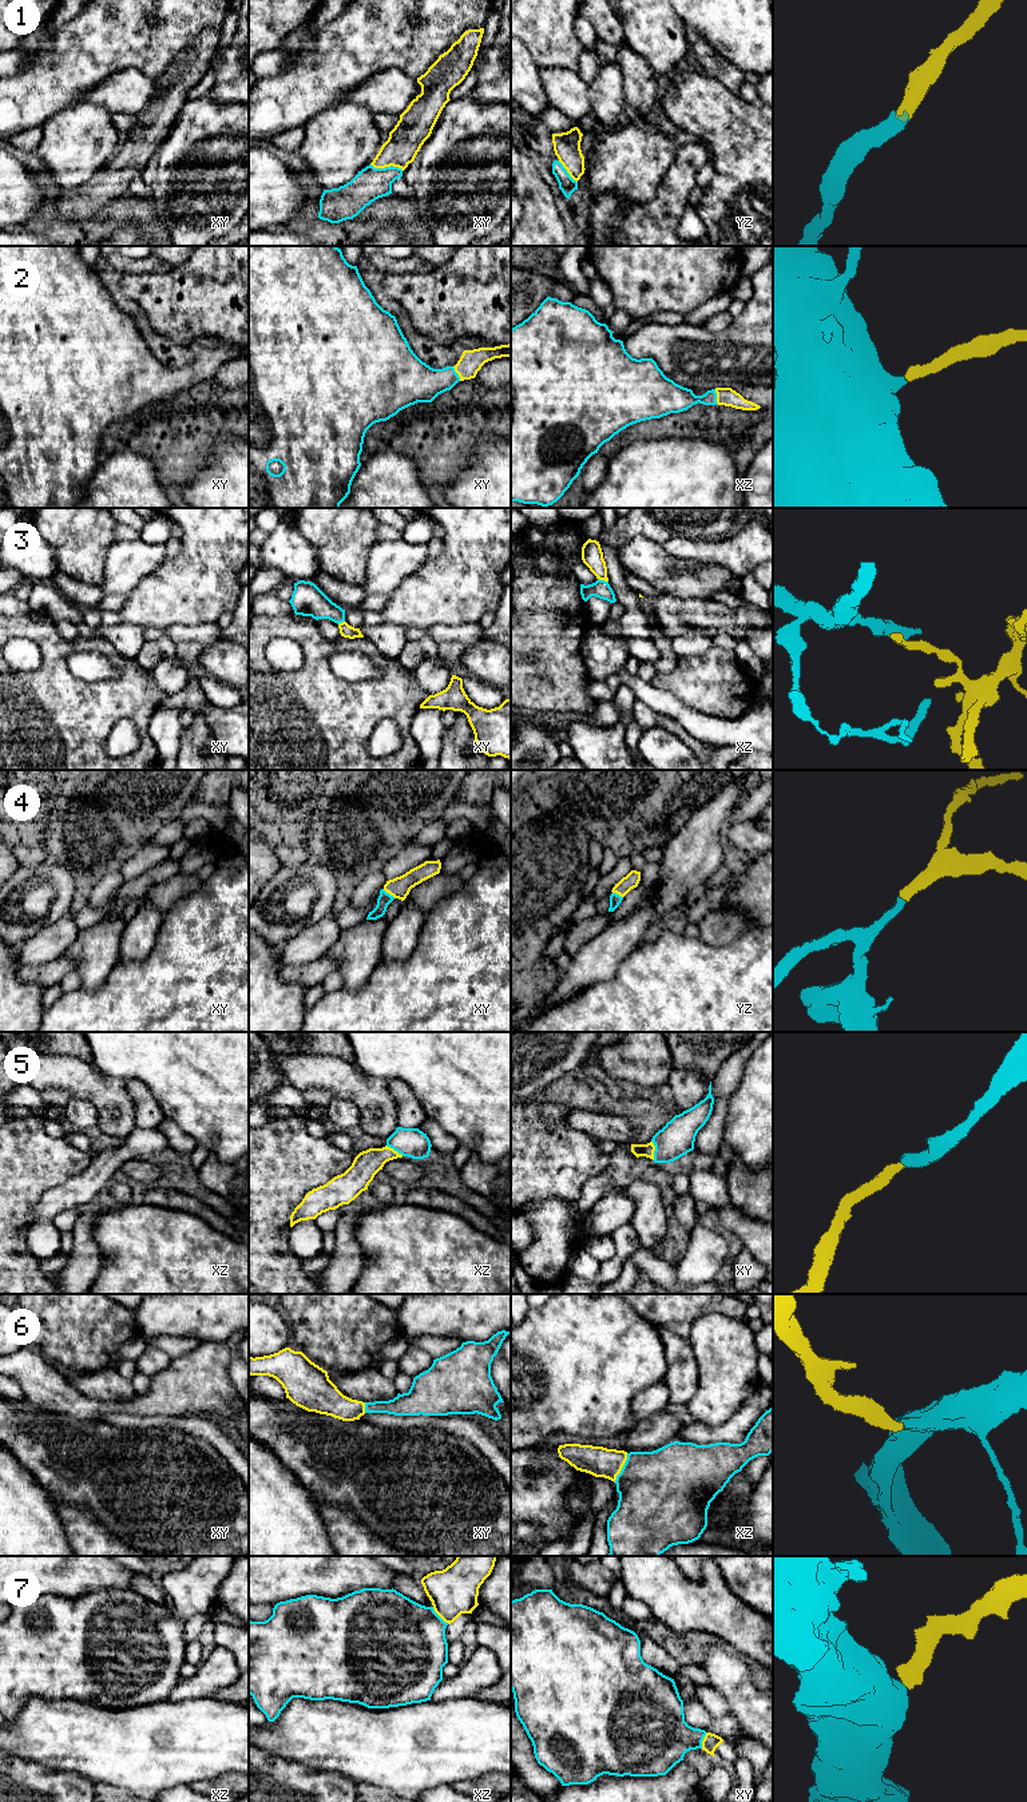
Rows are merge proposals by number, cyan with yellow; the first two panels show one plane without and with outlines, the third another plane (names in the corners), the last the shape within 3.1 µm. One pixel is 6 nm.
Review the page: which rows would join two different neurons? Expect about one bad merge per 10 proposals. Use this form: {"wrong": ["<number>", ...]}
{"wrong": ["3"]}

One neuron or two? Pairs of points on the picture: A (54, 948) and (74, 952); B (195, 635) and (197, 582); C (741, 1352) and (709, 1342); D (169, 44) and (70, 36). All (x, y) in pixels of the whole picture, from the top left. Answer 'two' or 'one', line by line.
A: two
B: two
C: one
D: one

